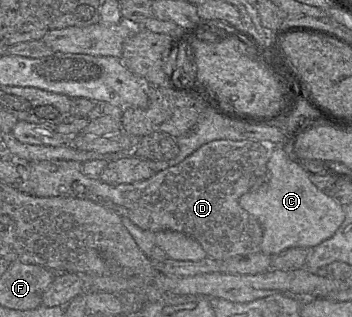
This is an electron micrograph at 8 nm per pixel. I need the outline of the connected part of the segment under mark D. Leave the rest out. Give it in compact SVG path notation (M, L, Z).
M244 139L244 140L213 140L210 141L201 147L199 147L196 151L194 151L191 155L186 157L183 161L179 164L169 167L165 170L155 173L152 177L135 182L132 184L119 184L119 185L110 185L104 183L99 178L93 179L89 178L82 172L82 163L73 160L50 160L50 161L35 161L35 162L18 162L17 163L17 170L20 173L21 179L19 180L18 184L18 191L34 195L37 197L73 197L73 198L80 198L90 200L95 202L99 205L107 207L113 211L115 211L121 217L129 218L135 225L140 227L143 230L149 230L154 233L162 230L173 230L185 233L195 240L197 240L205 252L207 253L207 257L210 257L217 261L224 261L230 257L242 255L242 254L253 254L261 252L261 242L263 238L263 228L258 220L249 214L246 210L244 210L240 204L239 199L240 197L254 189L257 189L265 182L265 175L267 172L267 162L270 158L270 149L271 146L252 139Z

